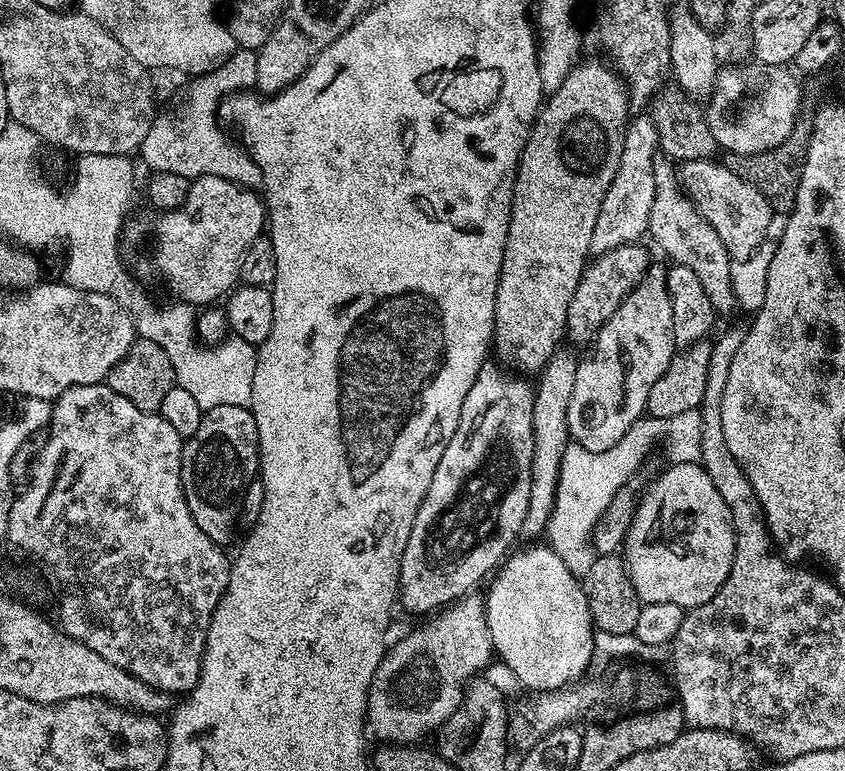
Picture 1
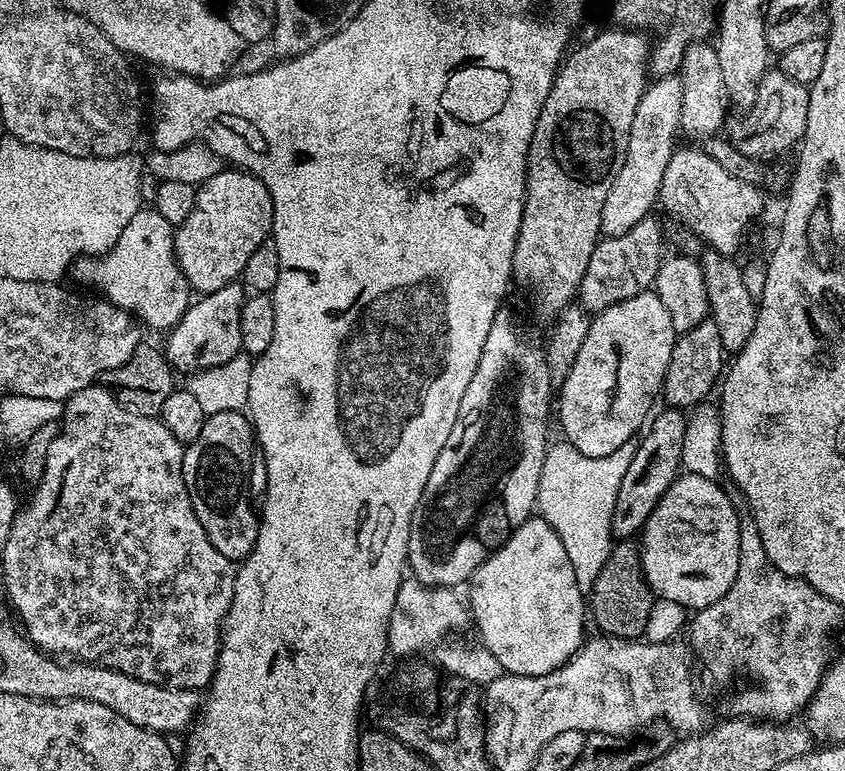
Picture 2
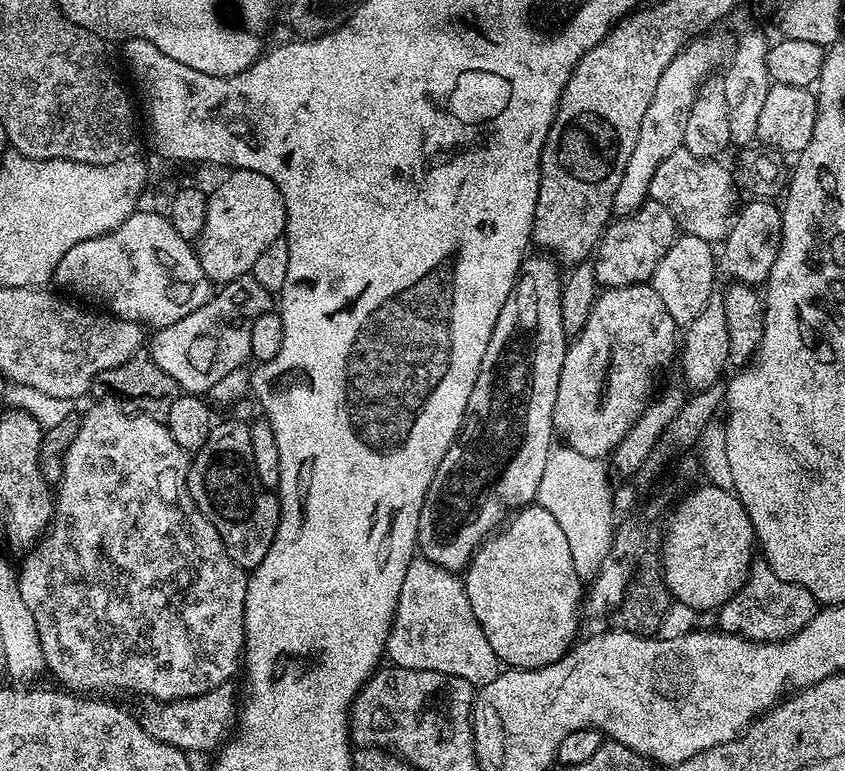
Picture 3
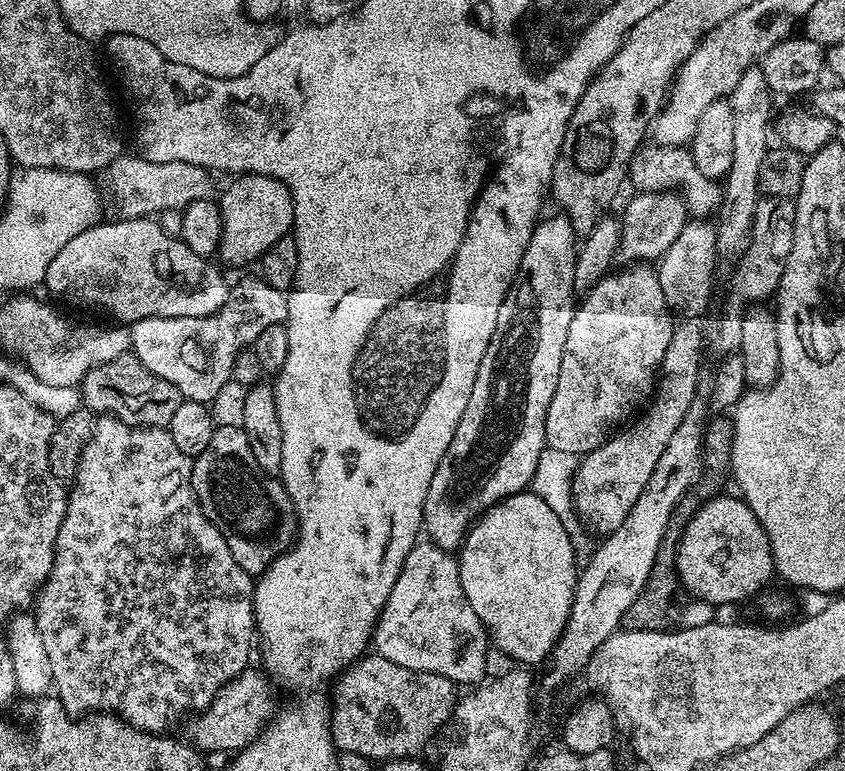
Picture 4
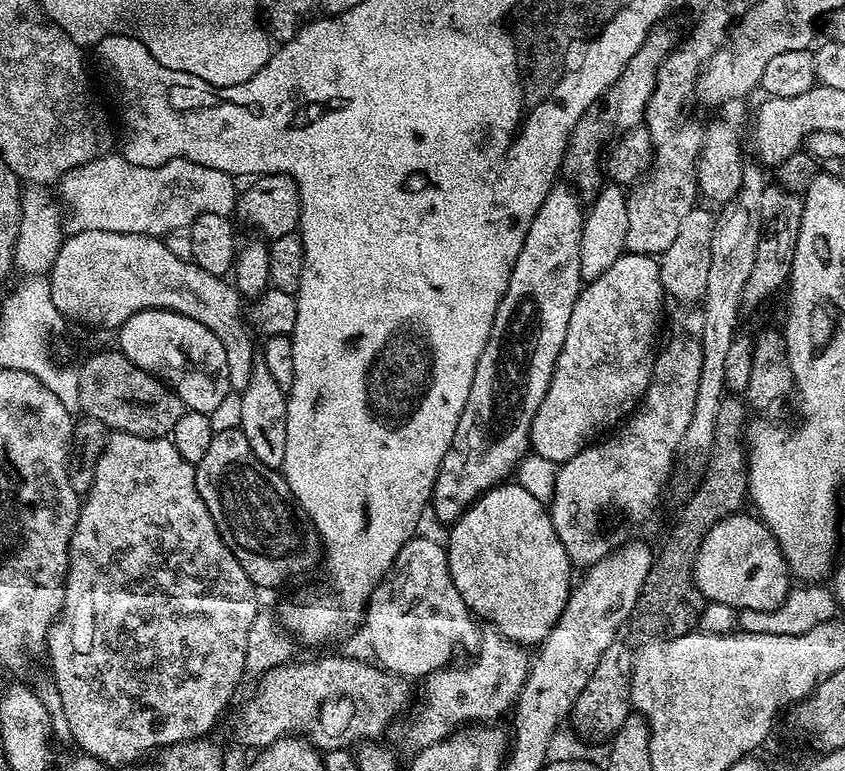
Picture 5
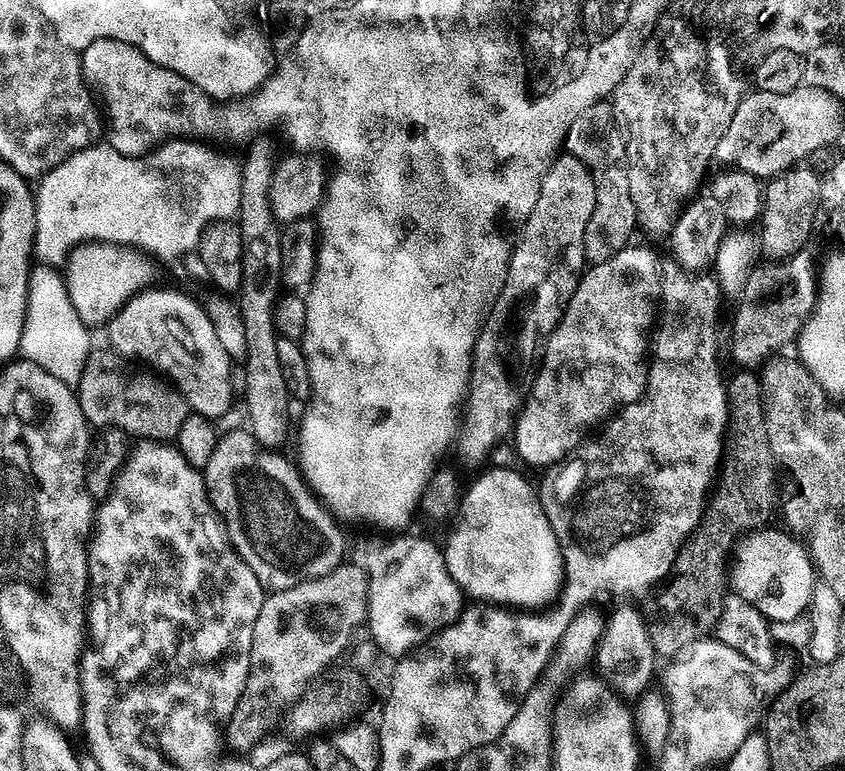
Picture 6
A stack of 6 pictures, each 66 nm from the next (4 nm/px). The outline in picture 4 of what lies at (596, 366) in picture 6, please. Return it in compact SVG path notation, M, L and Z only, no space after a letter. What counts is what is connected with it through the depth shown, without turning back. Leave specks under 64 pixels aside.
M655 267L625 268L628 268L625 272L613 271L598 281L579 301L570 322L570 330L566 334L566 350L562 354L562 370L558 370L558 386L554 386L554 398L550 398L550 410L546 410L544 427L545 445L554 450L562 450L562 454L583 458L594 451L629 419L627 416L640 403L643 405L653 395L658 383L662 358L672 337L673 313L662 294Z

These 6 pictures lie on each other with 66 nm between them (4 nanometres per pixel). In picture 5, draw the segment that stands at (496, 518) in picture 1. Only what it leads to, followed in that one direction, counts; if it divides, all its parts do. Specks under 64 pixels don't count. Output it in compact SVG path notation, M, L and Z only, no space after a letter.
M553 186L550 194L546 194L546 202L542 202L534 222L530 222L526 242L522 242L522 254L518 254L518 262L514 262L506 294L496 311L486 350L482 350L482 358L478 358L470 398L466 398L462 418L458 418L458 430L454 430L450 450L446 450L446 458L440 463L436 485L432 487L430 512L445 526L455 524L479 496L505 483L520 467L520 461L529 455L534 414L538 406L542 406L542 398L546 398L562 342L566 342L566 326L570 326L570 314L582 287L580 251L586 208L580 205L581 197L571 187L560 187Z

